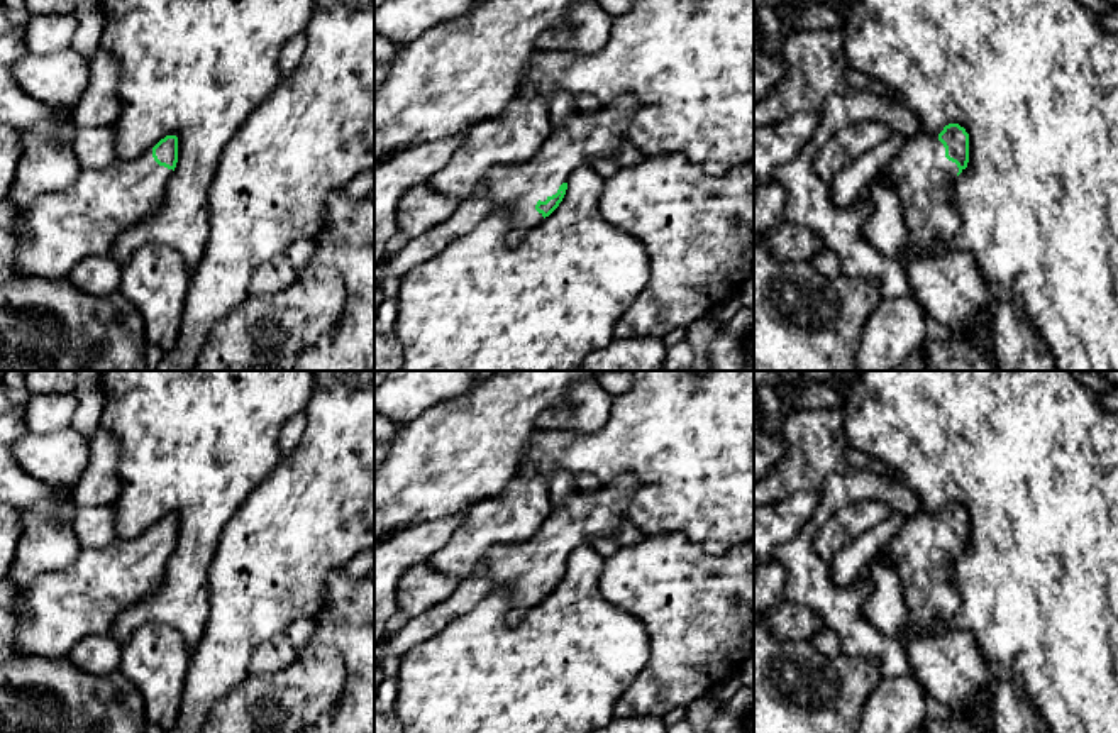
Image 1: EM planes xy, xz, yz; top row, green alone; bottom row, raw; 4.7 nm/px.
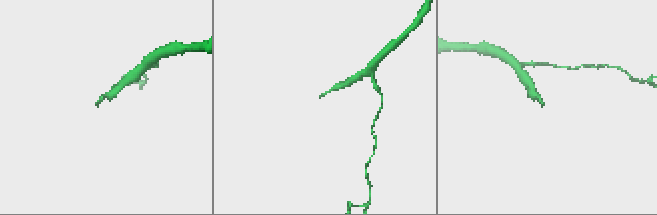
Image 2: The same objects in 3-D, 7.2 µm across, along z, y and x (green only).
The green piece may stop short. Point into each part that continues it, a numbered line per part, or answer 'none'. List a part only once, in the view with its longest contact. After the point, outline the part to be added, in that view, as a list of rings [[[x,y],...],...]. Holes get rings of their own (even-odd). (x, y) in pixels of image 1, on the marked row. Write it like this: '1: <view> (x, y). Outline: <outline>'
1: xz (585, 137). Outline: [[[623,95],[593,113],[578,112],[525,163],[490,169],[471,198],[488,198],[491,212],[505,210],[510,217],[508,245],[518,245],[544,220],[535,210],[537,201],[556,195],[574,169],[613,157],[627,141],[627,125],[637,110],[639,98]]]

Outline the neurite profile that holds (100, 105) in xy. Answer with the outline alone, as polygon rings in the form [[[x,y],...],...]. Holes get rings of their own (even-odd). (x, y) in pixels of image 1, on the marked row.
[[[98,46],[91,56],[90,66],[91,83],[81,100],[71,108],[71,118],[76,129],[113,124],[120,112],[120,64],[117,58]]]

